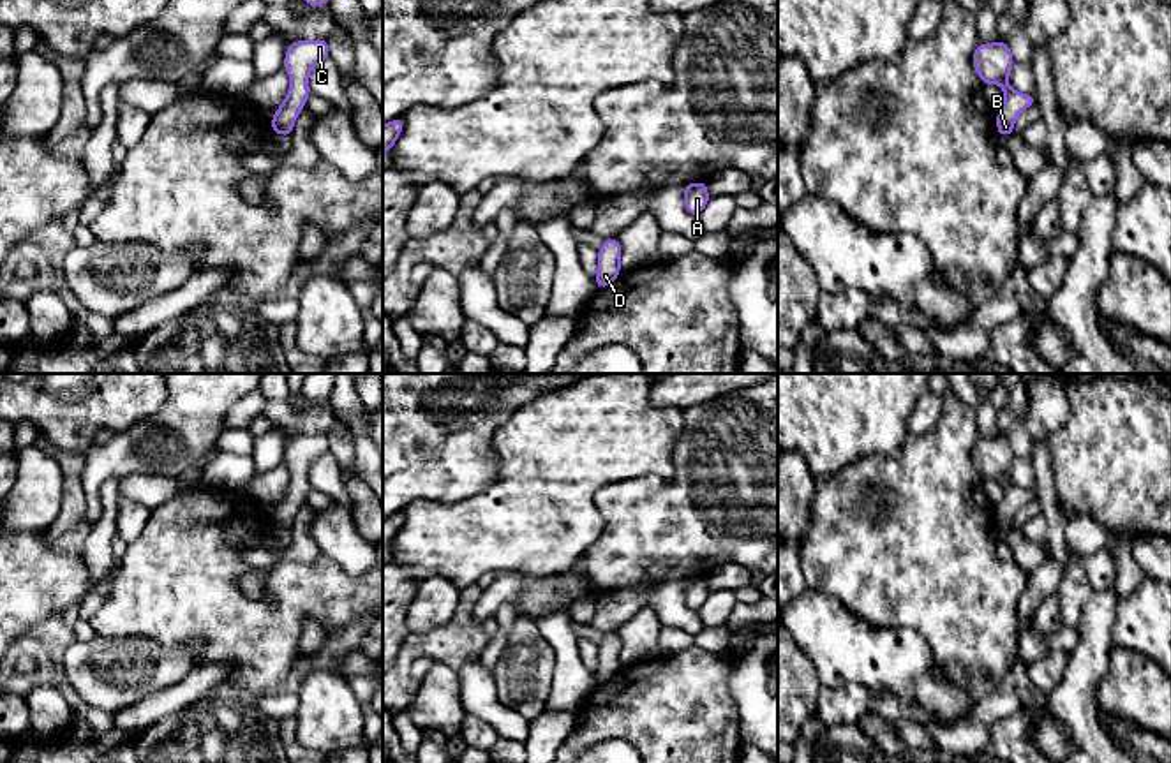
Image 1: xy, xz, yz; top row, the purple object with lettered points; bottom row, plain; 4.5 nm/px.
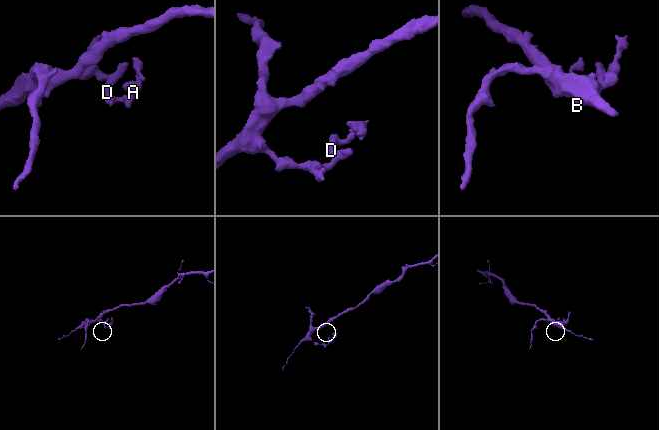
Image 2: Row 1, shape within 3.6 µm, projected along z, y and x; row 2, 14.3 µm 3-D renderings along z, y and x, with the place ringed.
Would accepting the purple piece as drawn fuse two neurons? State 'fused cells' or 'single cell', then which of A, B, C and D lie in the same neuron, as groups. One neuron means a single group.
single cell | A B C D

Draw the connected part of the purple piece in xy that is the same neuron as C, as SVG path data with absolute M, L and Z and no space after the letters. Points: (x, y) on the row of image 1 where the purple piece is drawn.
M328 39L293 41L286 49L282 67L289 74L289 92L279 109L272 116L272 132L293 136L293 125L310 97L309 76L310 69L330 58Z

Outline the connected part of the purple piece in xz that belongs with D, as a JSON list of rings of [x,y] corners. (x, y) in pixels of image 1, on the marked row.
[[[607,238],[598,248],[598,271],[594,275],[598,289],[608,287],[621,275],[621,254],[623,245],[617,238]]]

